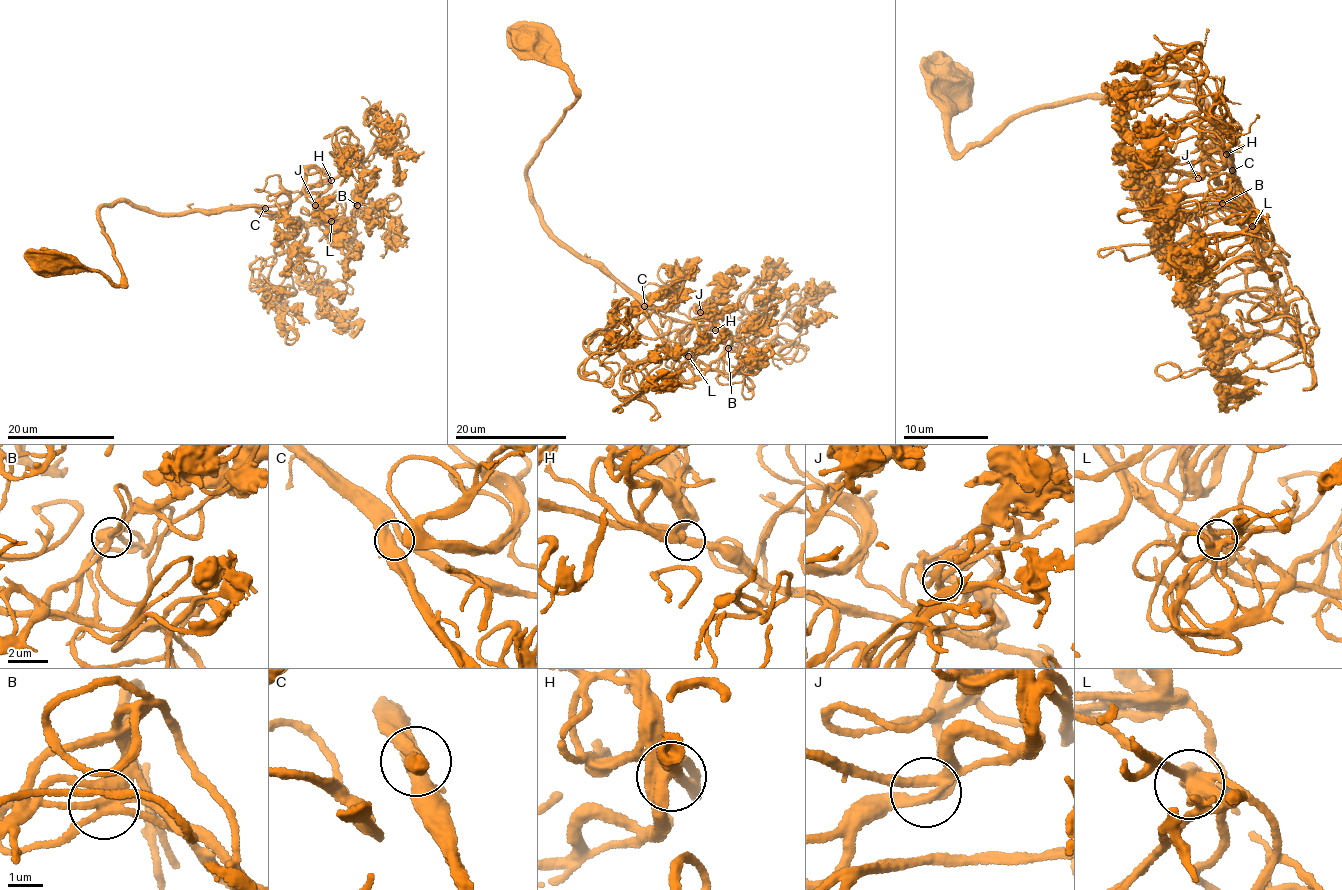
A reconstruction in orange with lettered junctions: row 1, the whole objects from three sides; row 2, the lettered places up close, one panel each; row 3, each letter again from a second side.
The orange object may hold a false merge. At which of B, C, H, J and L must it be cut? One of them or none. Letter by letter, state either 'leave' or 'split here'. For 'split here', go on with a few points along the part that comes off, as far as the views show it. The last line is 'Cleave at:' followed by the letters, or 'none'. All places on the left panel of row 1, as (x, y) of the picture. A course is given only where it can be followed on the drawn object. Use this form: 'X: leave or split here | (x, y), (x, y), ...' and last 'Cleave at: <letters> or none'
B: leave
C: leave
H: leave
J: leave
L: leave
Cleave at: none

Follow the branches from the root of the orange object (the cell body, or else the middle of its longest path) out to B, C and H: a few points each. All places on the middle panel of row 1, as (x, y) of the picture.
B: (526, 39), (563, 62), (577, 97), (530, 166), (529, 199), (690, 363), (707, 367), (727, 347)
C: (526, 39), (545, 59), (563, 62), (577, 97), (530, 166), (529, 199), (553, 234), (601, 262), (644, 306)
H: (526, 39), (563, 62), (577, 97), (530, 166), (529, 199), (553, 234), (601, 262), (633, 296), (715, 330)

